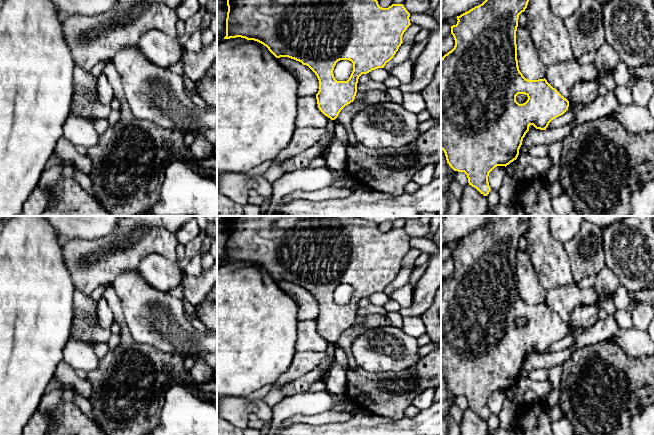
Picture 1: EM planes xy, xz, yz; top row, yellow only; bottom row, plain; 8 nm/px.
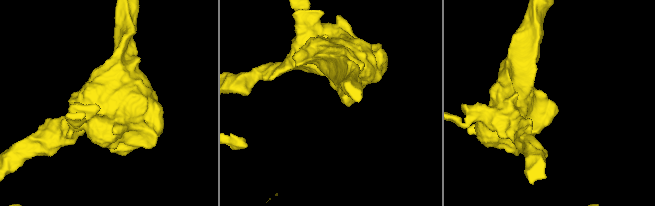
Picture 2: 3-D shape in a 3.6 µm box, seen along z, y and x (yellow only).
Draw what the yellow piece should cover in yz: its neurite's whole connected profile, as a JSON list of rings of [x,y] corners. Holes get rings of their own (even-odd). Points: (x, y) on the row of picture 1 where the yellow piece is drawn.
[[[485,0],[482,4],[475,6],[474,8],[470,9],[469,11],[461,14],[460,16],[457,16],[457,24],[451,26],[451,34],[454,37],[455,40],[455,46],[454,48],[449,51],[447,54],[445,54],[442,58],[441,58],[441,149],[444,151],[445,156],[446,156],[446,160],[447,163],[449,164],[449,166],[454,170],[454,171],[458,171],[458,172],[464,172],[467,175],[468,178],[468,183],[469,185],[471,185],[472,187],[476,188],[481,194],[483,194],[484,196],[487,196],[489,194],[489,192],[491,191],[491,188],[489,186],[489,182],[488,182],[488,176],[489,173],[497,166],[507,166],[509,165],[511,162],[513,162],[514,160],[517,159],[518,155],[519,155],[519,149],[522,145],[522,141],[523,138],[525,137],[526,133],[529,131],[529,126],[533,125],[536,129],[540,129],[540,130],[546,130],[546,128],[548,127],[549,123],[563,115],[569,107],[569,101],[564,98],[555,88],[553,88],[548,82],[547,80],[544,79],[538,79],[538,80],[528,80],[526,79],[523,74],[520,72],[519,70],[519,66],[518,66],[518,60],[517,60],[517,44],[516,44],[516,31],[517,31],[517,27],[518,27],[518,19],[519,19],[519,15],[525,11],[525,9],[527,8],[529,0]],[[518,94],[525,94],[528,99],[525,103],[523,104],[519,104],[516,101],[516,96]]]

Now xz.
[[[227,0],[226,36],[224,39],[241,37],[257,41],[276,57],[288,57],[308,66],[319,80],[316,94],[319,110],[335,120],[341,110],[354,101],[358,79],[362,74],[384,68],[403,43],[402,36],[411,25],[410,13],[403,4],[388,8],[379,6],[377,0]],[[340,60],[353,63],[353,71],[347,81],[337,81],[333,70]]]

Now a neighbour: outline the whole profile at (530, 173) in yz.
[[[526,166],[524,169],[524,178],[525,180],[533,180],[535,178],[538,178],[539,175],[537,171],[531,167],[531,166]]]

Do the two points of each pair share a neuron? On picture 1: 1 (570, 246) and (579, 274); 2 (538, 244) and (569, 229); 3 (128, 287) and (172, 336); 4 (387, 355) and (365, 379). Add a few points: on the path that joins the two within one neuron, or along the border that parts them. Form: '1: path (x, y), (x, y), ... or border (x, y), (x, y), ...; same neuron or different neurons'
1: path (575, 253), (579, 259), (579, 267); same neuron
2: border (549, 226), (550, 232), (563, 243); different neurons
3: path (138, 299), (162, 324); same neuron
4: border (353, 357), (365, 370), (395, 372); different neurons

